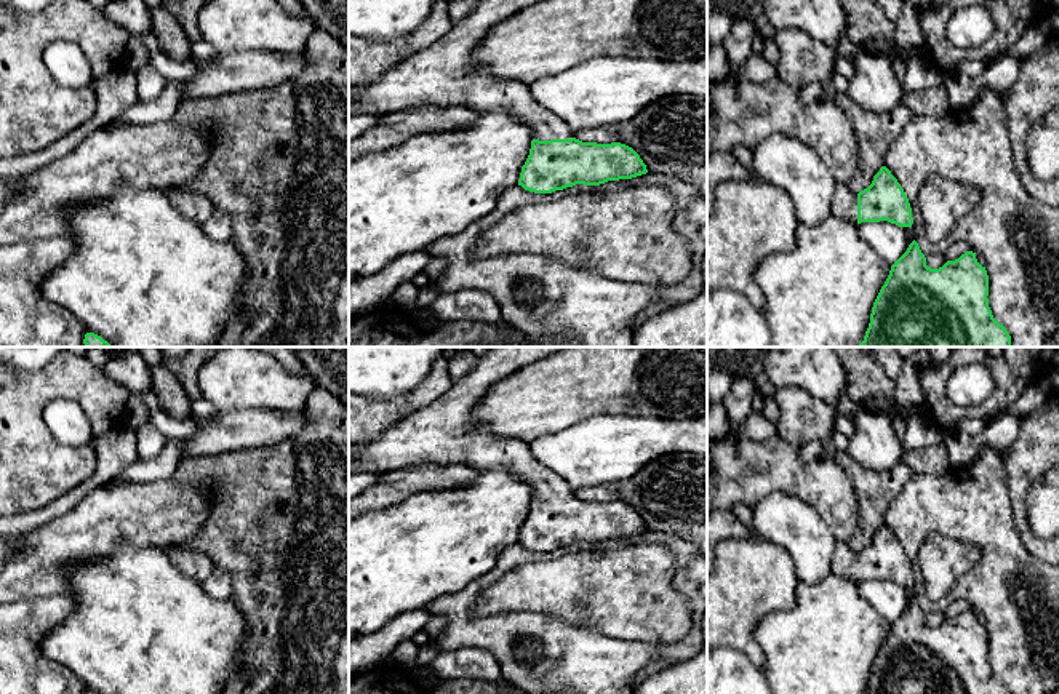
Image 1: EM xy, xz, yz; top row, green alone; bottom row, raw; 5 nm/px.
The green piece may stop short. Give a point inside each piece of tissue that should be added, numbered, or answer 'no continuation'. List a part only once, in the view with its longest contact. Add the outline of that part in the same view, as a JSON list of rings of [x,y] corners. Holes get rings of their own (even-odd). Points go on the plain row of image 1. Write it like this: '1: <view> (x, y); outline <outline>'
1: xz (443, 432); outline [[[490,347],[478,357],[475,368],[461,379],[453,381],[440,398],[405,416],[376,440],[350,445],[349,473],[386,473],[424,462],[467,464],[477,470],[507,470],[525,480],[531,486],[533,496],[539,499],[574,496],[574,489],[565,478],[536,461],[530,443],[518,438],[496,437],[472,421],[474,409],[496,382],[561,349],[565,347]]]

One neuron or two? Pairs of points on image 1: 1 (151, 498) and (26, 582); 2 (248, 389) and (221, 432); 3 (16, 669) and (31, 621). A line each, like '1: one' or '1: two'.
1: one
2: two
3: one

